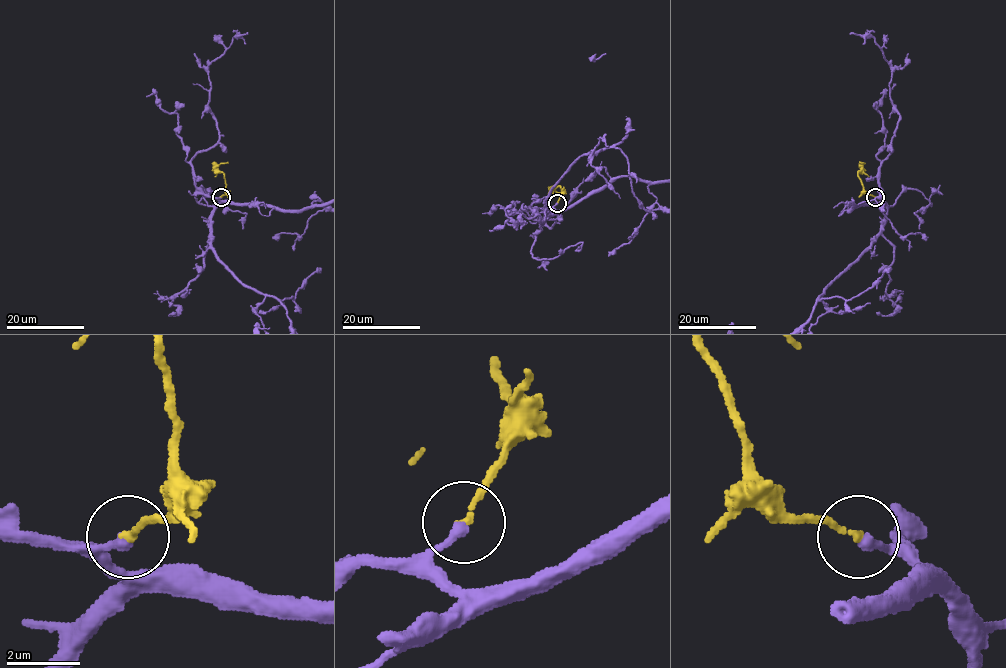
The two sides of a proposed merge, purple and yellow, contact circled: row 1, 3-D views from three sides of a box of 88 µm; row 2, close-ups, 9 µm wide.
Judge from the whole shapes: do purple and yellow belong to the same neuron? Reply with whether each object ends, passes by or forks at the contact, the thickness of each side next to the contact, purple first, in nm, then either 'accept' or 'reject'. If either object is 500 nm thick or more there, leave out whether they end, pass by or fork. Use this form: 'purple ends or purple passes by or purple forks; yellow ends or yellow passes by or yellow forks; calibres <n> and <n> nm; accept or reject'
purple ends; yellow ends; calibres 280 and 160 nm; accept

